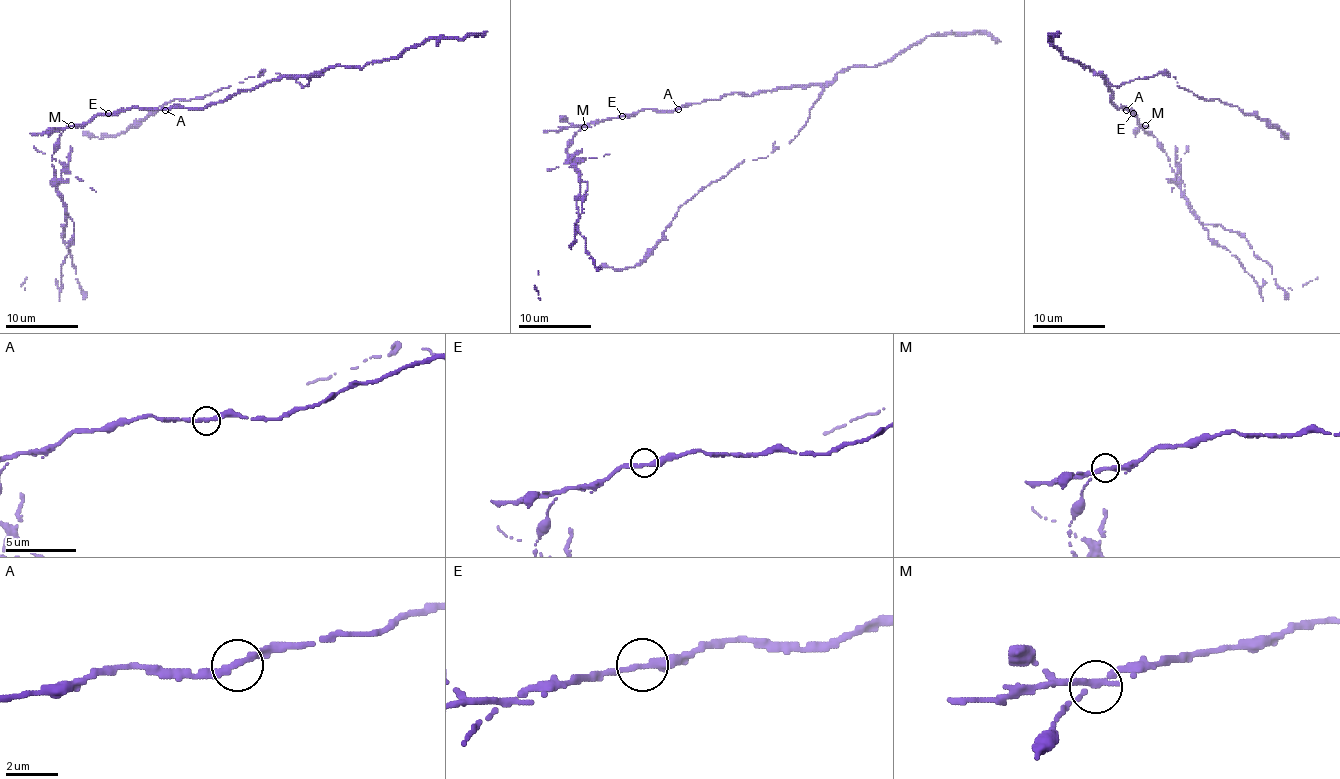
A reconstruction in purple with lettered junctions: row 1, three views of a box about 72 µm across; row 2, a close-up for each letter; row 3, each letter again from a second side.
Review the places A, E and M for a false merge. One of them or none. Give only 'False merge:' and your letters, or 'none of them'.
False merge: M

